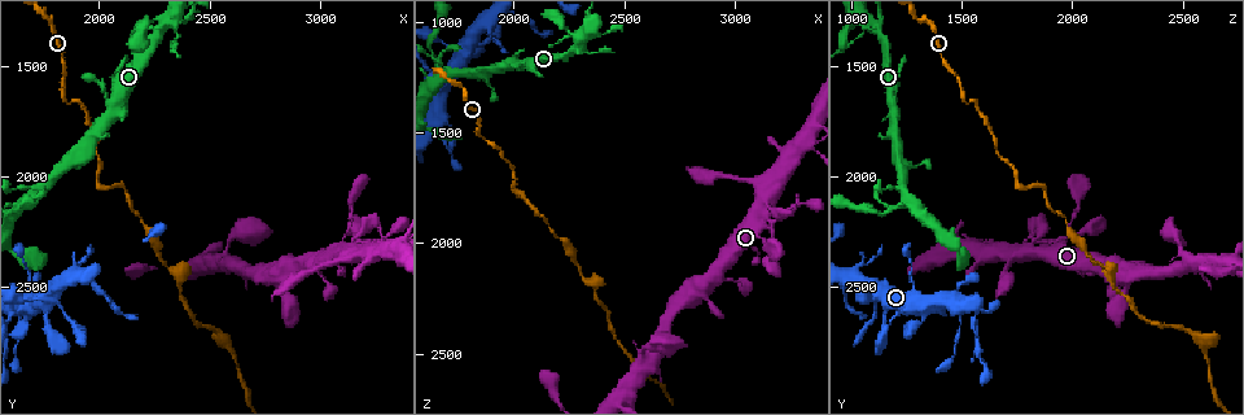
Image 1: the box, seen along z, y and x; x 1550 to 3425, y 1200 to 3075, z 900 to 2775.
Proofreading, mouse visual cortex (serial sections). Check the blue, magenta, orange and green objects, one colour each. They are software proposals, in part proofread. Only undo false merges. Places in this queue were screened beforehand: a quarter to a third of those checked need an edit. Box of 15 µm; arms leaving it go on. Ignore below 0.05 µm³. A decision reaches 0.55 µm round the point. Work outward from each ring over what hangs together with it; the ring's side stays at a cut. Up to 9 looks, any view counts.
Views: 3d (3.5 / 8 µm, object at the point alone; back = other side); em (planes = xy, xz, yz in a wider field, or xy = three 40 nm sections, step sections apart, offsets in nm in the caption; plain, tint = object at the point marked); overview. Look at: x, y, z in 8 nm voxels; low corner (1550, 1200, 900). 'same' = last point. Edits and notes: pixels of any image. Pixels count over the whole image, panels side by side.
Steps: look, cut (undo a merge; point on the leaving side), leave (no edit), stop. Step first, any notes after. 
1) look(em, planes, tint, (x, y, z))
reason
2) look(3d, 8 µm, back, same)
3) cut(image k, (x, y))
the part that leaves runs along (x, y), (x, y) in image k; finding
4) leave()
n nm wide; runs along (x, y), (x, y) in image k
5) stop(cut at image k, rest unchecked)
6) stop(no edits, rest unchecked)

look(3d, 3.5 µm, (3150, 2290, 1930))
abrupt turn

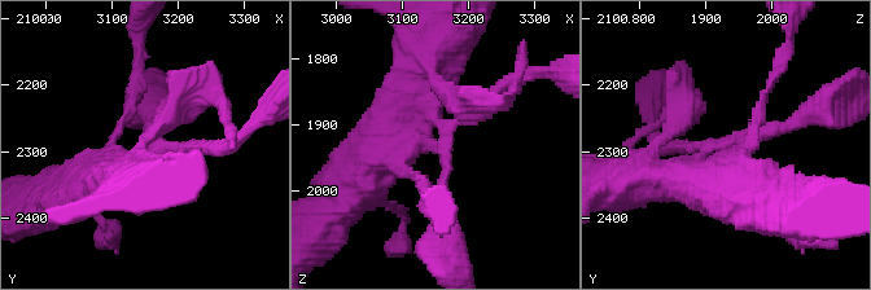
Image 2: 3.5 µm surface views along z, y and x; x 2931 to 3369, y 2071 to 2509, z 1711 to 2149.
look(em, xy, step 3, plain, (3160, 2285, 1940))

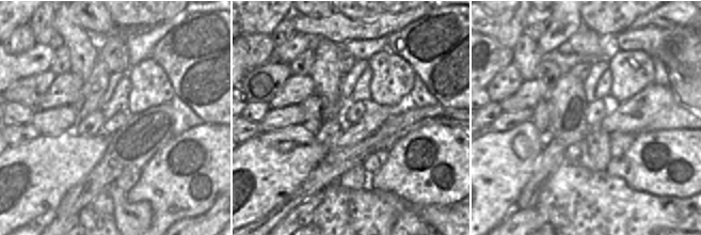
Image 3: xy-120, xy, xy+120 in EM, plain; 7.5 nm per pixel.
look(em, xy, step 3, tint, same)
where the object lies

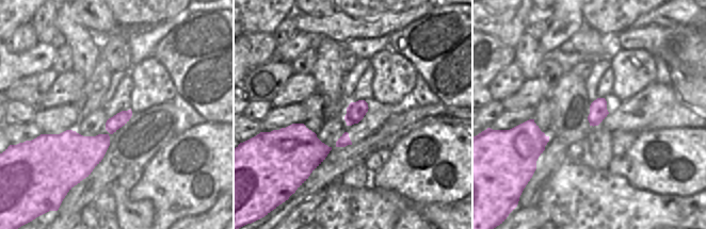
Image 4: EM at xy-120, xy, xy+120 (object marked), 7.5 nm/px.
cut(image 2, (769, 132))
two cells meet here

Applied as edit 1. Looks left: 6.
look(3d, 3.5 µm, (1850, 1660, 1520))
sharp bend

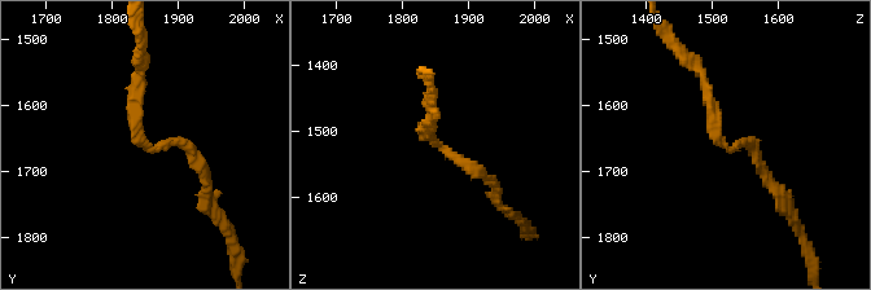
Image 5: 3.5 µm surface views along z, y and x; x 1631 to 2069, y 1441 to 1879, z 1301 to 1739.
look(em, planes, tint, (1845, 1655, 1515))
arms of 150, 150 nm; now the EM

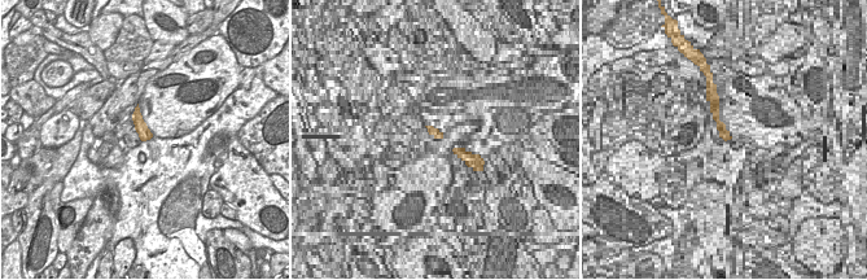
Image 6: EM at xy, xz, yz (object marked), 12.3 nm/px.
leave()
runs along (694, 65), (717, 136), (751, 140), (764, 171) in image 5; one cell here

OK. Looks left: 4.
look(3d, 8 µm, back, (1990, 2050, 1750))
abrupt turn

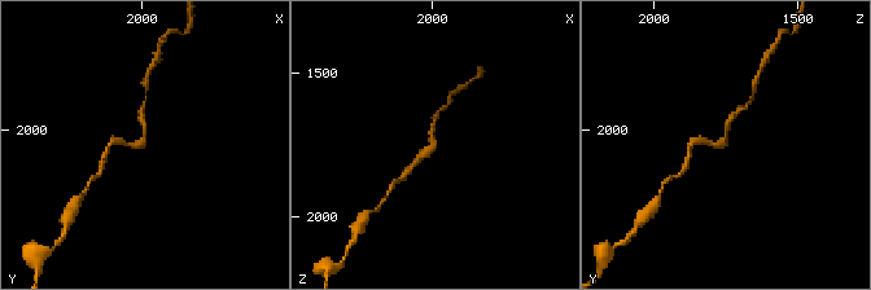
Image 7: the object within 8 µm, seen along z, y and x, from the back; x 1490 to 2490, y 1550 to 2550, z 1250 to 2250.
look(em, xy, step 2, tint, (2000, 2030, 1760))
arms of 150, 150 nm

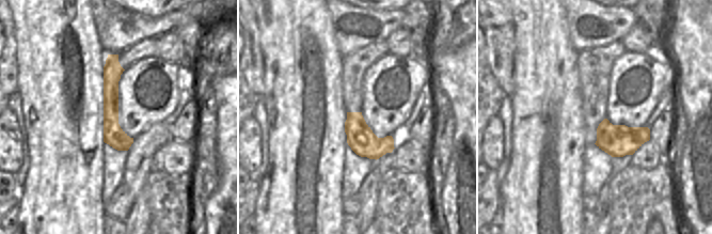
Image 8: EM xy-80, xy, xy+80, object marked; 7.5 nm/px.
leave()
runs along (738, 109), (722, 144), (699, 141) in image 7; one cell here

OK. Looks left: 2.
look(3d, 3.5 µm, (2330, 2440, 2180))

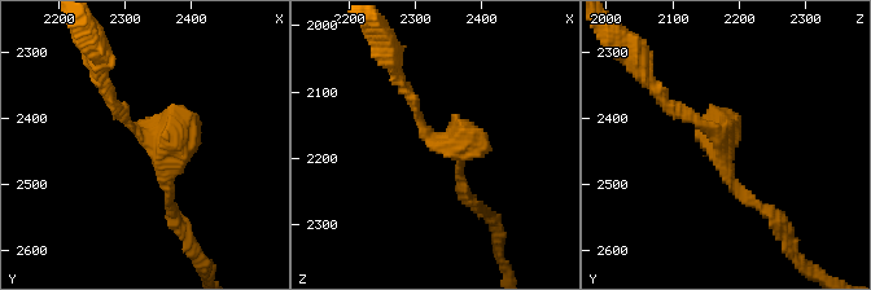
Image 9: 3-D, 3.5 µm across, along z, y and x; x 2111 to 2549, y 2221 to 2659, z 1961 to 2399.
look(em, xy, step 3, tint, (2345, 2425, 2175))
shape alone is not enough

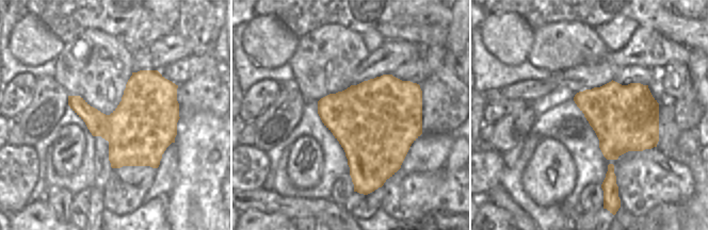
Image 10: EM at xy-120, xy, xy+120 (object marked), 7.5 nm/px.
leave()
runs along (661, 96), (721, 136), (727, 176), (757, 203) in image 9; continuous, no second cell

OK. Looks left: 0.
stop(cut at image 2, rest unchecked)

